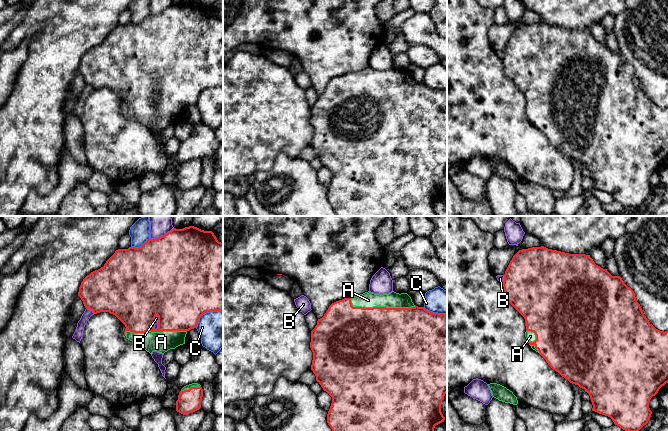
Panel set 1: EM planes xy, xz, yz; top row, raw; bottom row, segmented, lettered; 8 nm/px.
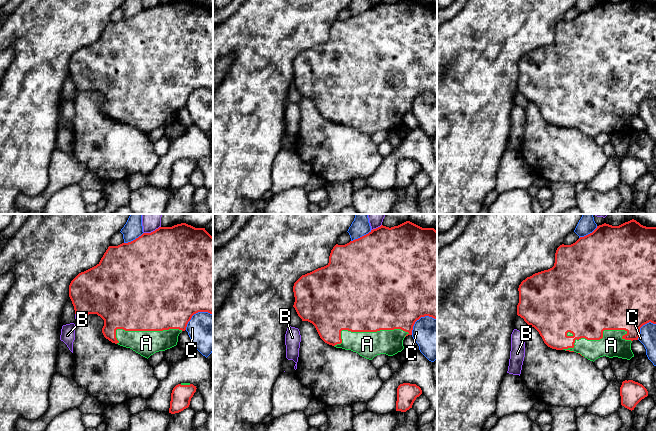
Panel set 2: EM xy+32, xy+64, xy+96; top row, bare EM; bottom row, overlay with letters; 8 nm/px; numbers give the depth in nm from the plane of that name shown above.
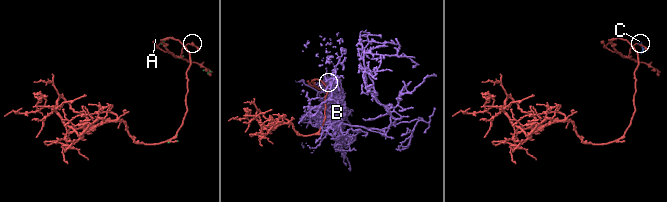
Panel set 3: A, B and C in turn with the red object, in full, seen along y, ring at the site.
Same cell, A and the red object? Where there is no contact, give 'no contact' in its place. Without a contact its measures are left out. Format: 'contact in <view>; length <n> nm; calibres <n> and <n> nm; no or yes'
contact in xz; length 550 nm; calibres 500 and 130 nm; yes

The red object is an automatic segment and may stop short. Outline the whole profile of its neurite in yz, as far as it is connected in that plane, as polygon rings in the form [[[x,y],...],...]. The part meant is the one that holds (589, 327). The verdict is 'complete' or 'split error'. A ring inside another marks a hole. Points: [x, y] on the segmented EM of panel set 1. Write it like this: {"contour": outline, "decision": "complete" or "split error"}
{"contour": [[[541,246],[519,250],[510,261],[502,284],[506,300],[525,319],[525,337],[531,348],[538,352],[553,370],[589,394],[593,405],[592,411],[610,417],[615,425],[625,431],[639,431],[648,423],[652,414],[649,402],[659,389],[668,383],[668,331],[660,331],[649,322],[636,300],[634,291],[620,276],[612,276],[607,269],[596,265],[590,255],[569,254]]], "decision": "split error"}

